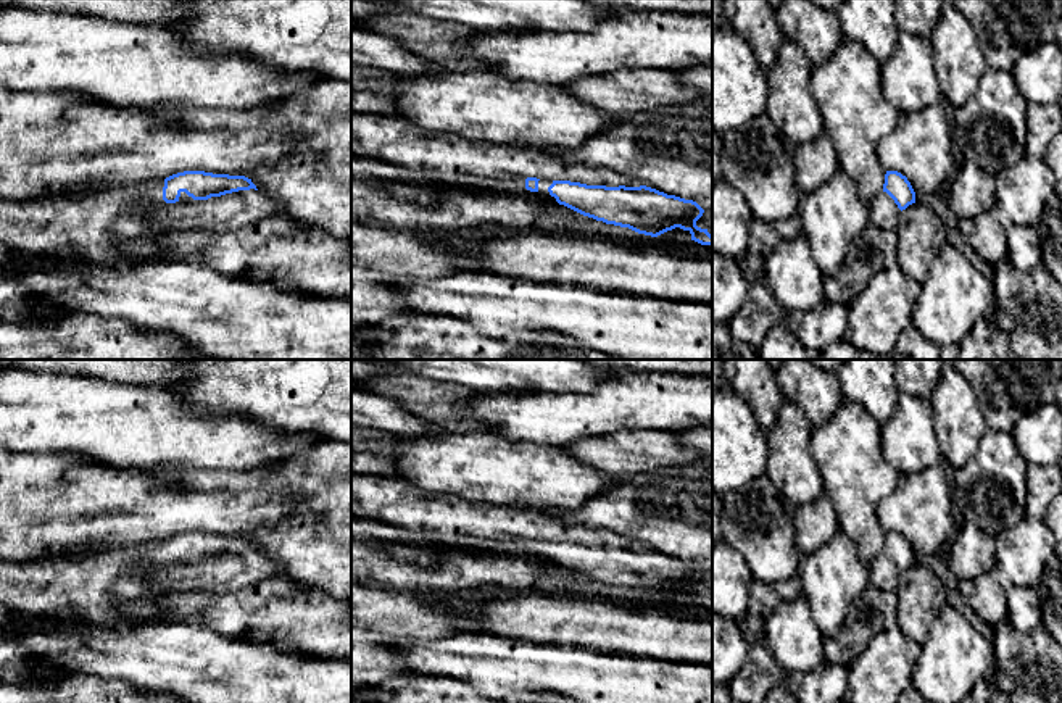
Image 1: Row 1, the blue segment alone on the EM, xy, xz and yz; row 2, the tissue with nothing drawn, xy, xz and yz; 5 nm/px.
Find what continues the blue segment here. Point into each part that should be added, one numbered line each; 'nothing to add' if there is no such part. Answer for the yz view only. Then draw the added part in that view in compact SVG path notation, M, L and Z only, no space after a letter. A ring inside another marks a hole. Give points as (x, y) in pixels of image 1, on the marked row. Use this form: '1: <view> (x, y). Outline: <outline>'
1: yz (883, 212). Outline: M880 192L869 203L870 223L886 232L896 231L899 224L901 210L894 203L894 200L886 193Z

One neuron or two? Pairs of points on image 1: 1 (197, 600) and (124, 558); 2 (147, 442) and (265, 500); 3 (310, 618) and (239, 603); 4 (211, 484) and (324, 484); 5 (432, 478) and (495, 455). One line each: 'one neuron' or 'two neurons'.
1: two neurons
2: two neurons
3: one neuron
4: one neuron
5: one neuron

